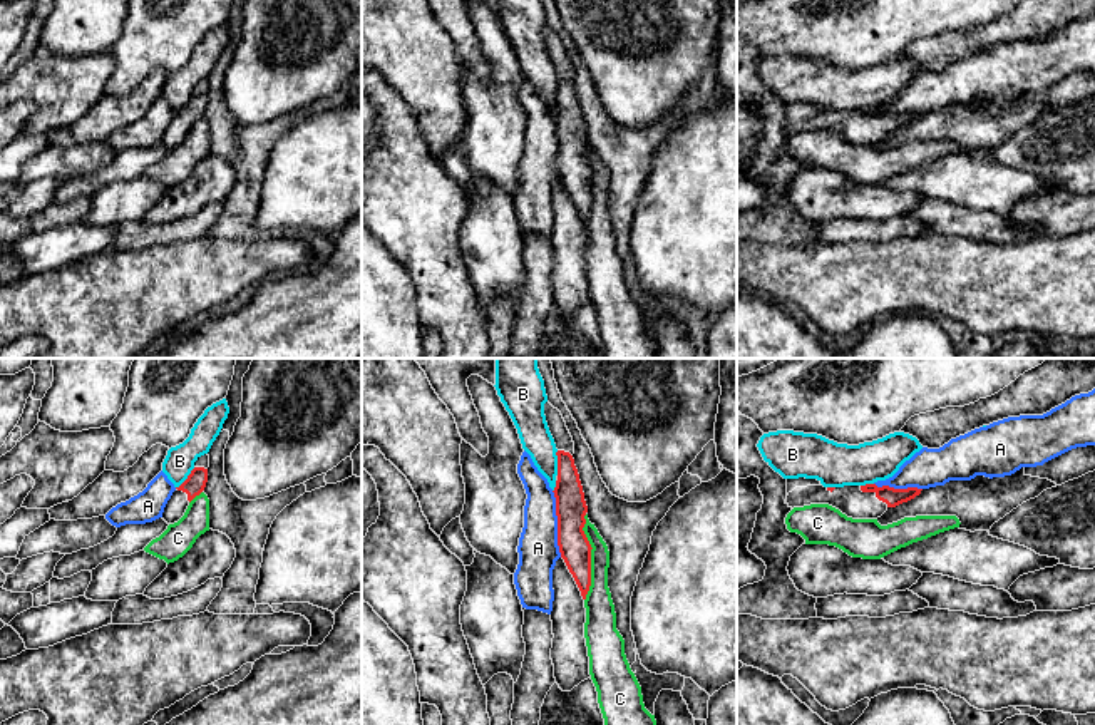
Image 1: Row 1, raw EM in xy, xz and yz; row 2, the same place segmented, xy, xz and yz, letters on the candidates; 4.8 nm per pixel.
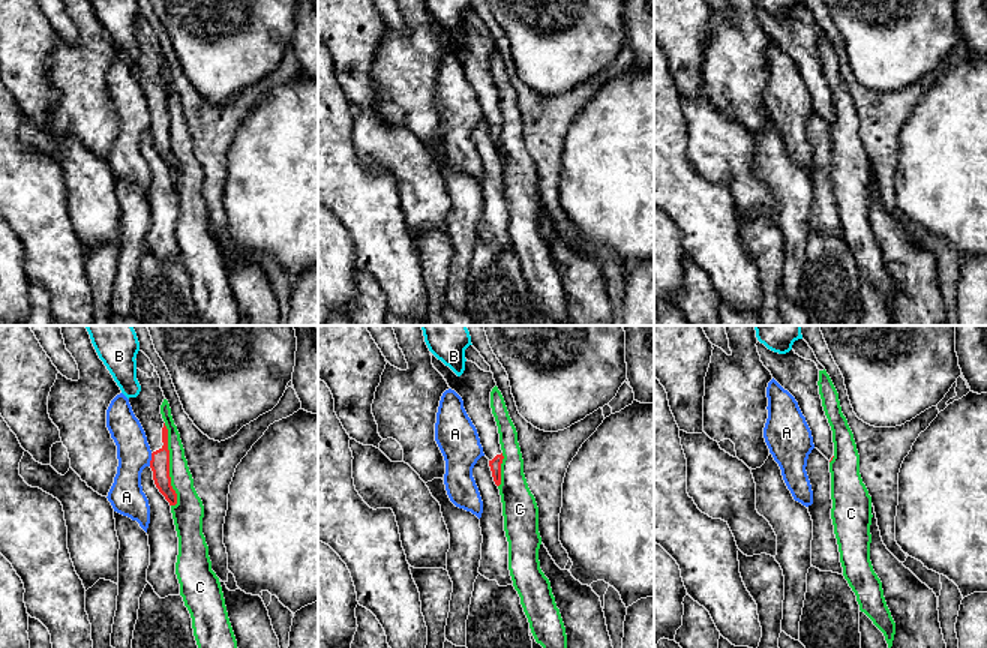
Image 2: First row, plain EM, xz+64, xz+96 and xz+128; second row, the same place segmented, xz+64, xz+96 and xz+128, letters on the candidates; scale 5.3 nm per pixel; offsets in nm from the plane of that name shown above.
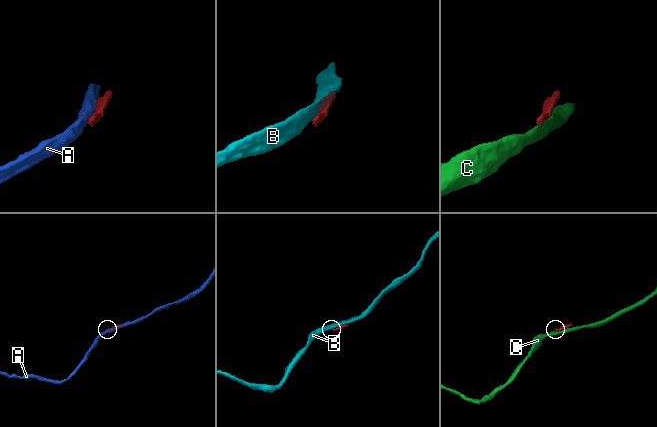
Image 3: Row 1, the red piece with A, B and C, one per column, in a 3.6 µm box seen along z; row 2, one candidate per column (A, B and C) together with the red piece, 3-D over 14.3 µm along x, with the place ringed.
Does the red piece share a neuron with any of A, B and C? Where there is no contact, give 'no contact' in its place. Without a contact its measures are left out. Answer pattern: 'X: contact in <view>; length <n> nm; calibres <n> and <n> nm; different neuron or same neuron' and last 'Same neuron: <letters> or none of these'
A: contact in xz; length 320 nm; calibres 150 and 190 nm; different neuron
B: contact in xz; length 120 nm; calibres 150 and 150 nm; different neuron
C: contact in xz; length 420 nm; calibres 150 and 140 nm; different neuron
Same neuron: none of these

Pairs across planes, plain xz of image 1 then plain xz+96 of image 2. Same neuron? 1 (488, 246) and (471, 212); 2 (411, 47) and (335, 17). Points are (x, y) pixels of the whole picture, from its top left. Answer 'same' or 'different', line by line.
1: different
2: same

